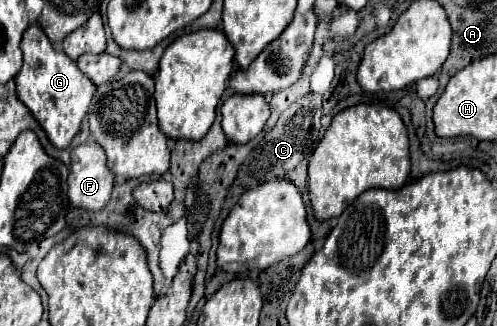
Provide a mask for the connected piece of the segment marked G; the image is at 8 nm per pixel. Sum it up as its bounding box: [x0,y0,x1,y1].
[16,24,96,148]

